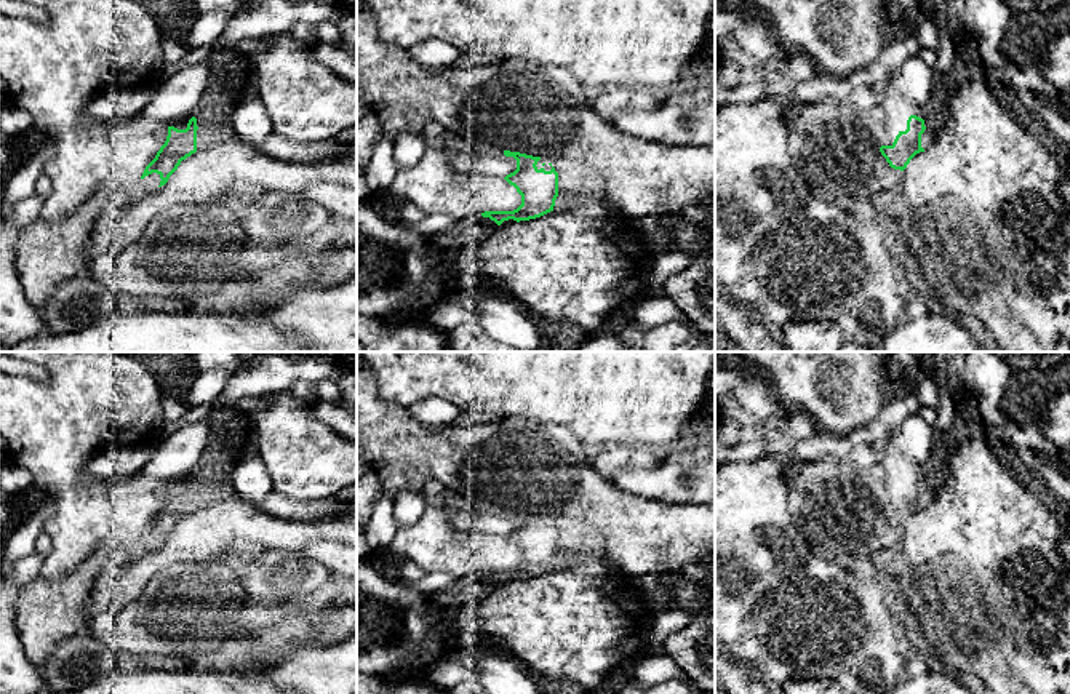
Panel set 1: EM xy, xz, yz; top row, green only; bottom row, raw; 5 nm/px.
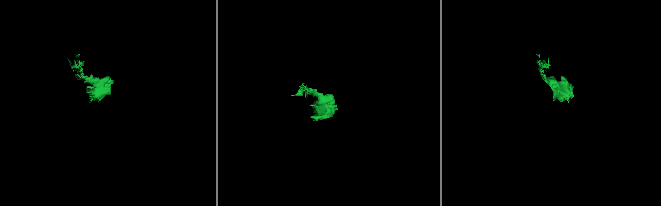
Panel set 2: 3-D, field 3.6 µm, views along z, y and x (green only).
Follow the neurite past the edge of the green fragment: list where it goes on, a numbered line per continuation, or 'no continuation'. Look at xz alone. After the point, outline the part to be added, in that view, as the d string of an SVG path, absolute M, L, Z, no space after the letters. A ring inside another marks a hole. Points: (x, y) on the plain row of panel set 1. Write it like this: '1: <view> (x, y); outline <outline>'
1: xz (563, 558); outline M558 550L558 555L555 558L553 569L568 566L571 563L576 563L577 560L581 560L581 555L571 553L568 550Z

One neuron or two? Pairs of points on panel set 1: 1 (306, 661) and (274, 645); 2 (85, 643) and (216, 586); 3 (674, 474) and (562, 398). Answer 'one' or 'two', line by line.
1: two
2: two
3: two

